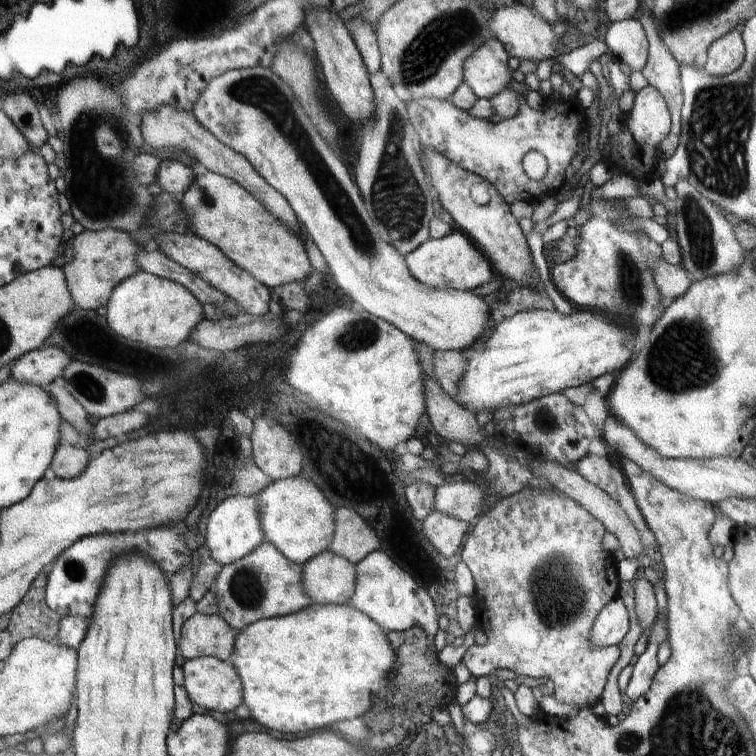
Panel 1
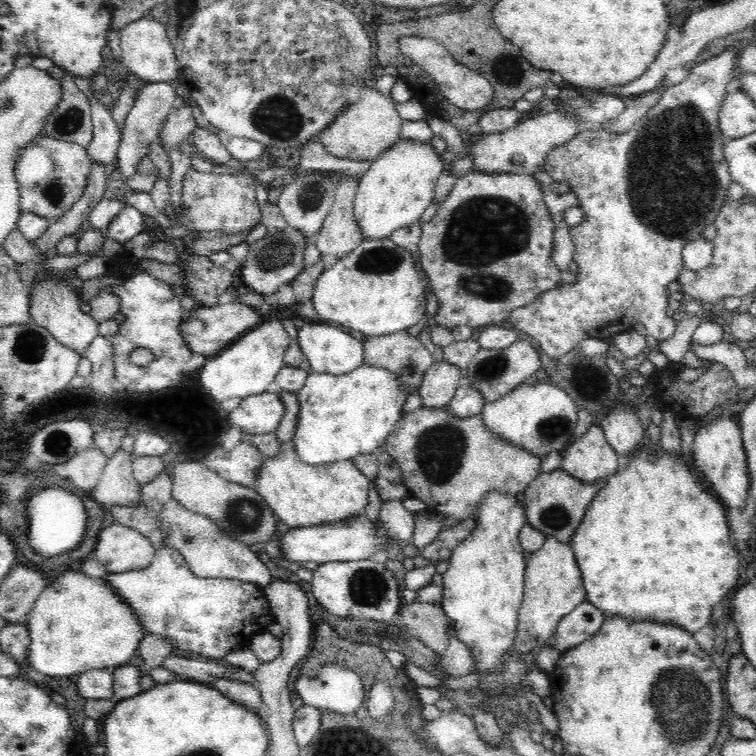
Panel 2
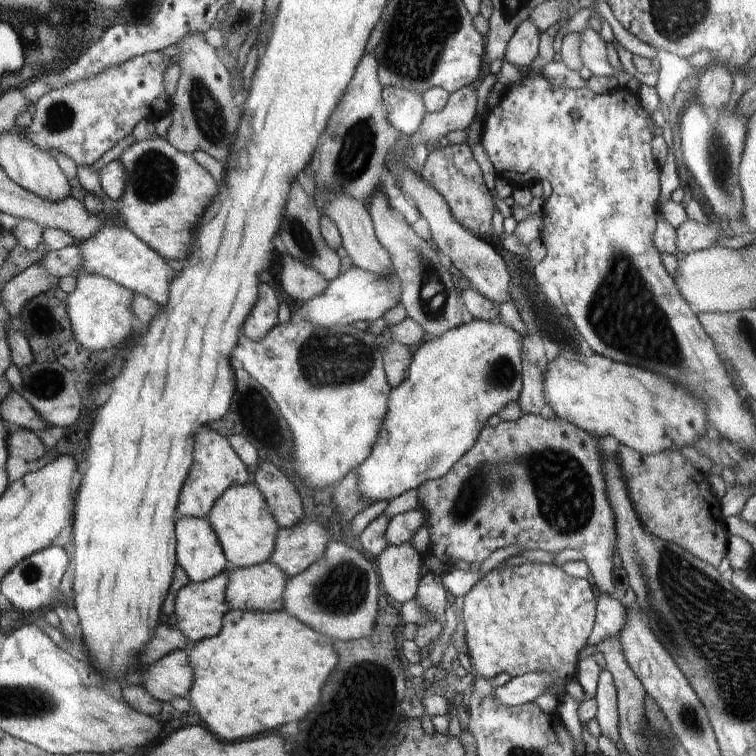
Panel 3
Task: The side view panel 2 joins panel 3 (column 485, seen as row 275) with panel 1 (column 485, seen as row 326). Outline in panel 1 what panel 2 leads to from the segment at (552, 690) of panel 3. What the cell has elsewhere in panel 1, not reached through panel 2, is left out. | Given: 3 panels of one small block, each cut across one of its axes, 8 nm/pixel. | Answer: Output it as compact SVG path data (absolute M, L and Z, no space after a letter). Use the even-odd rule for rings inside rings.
M526 487L501 501L493 499L462 548L462 565L471 570L475 580L476 624L488 638L483 646L469 647L462 657L461 663L472 675L478 678L508 668L516 675L548 676L554 683L553 697L559 703L592 710L620 656L618 645L596 648L591 641L596 617L619 592L616 560L602 545L606 531L587 508L562 491Z

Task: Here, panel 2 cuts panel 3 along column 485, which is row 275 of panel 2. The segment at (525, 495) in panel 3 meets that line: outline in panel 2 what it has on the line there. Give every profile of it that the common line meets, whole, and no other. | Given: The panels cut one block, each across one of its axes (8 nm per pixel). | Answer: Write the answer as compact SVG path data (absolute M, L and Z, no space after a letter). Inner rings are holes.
M472 169L461 176L439 206L430 222L422 225L418 242L421 268L438 298L436 324L451 331L459 324L471 328L504 324L512 310L532 304L536 298L562 282L561 271L553 262L555 221L535 177L518 174L496 175Z

